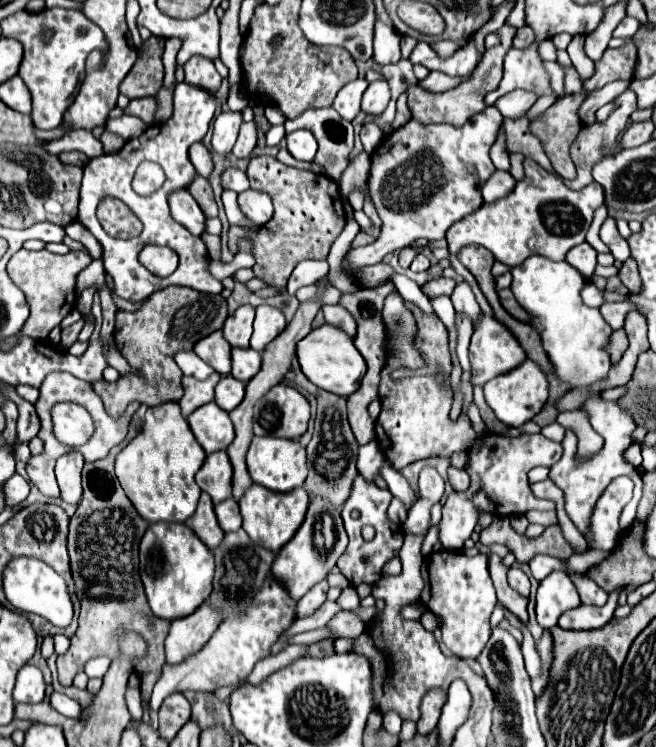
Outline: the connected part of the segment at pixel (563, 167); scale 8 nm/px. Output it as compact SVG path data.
M570 94L558 98L540 118L530 124L530 132L538 136L544 146L546 156L550 158L554 170L568 180L576 178L574 162L570 158L570 144L582 128L578 108L582 104L582 94Z

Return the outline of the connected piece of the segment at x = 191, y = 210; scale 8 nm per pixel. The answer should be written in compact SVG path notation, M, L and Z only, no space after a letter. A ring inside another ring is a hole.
M188 190L174 192L170 194L168 200L170 200L170 210L172 210L174 220L186 226L192 234L202 236L206 230L206 216L196 204L196 200L190 196L190 192Z

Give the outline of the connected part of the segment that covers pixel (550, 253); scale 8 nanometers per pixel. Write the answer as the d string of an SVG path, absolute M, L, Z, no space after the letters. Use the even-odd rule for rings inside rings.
M524 160L524 172L524 180L520 180L506 198L494 204L484 204L448 230L446 240L452 254L456 254L460 246L478 244L488 248L496 260L512 268L532 254L564 260L570 248L584 242L594 210L604 204L602 186L592 182L582 190L570 190L558 176L544 170L534 160Z

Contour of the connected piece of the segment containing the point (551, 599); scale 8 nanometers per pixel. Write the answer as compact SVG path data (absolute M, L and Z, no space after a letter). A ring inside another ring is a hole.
M556 570L546 576L536 592L536 616L538 624L548 630L558 624L558 618L570 610L580 606L580 596L566 572Z

